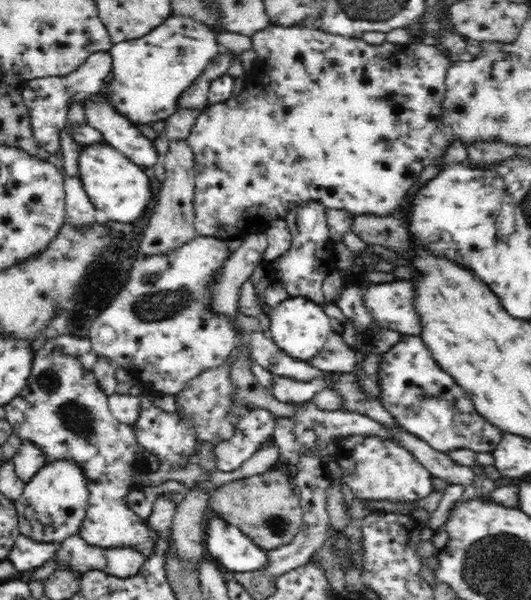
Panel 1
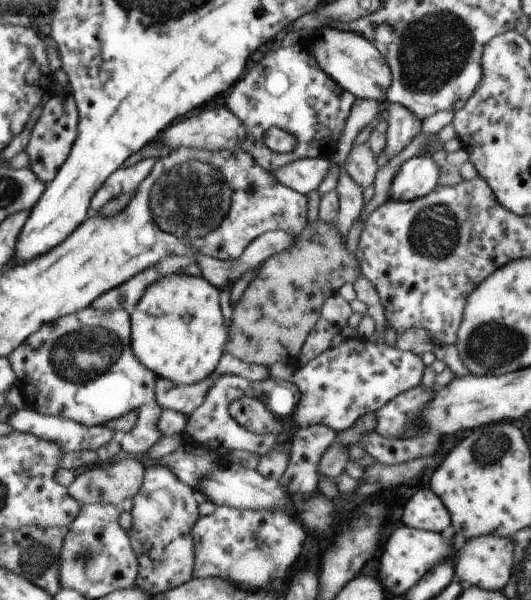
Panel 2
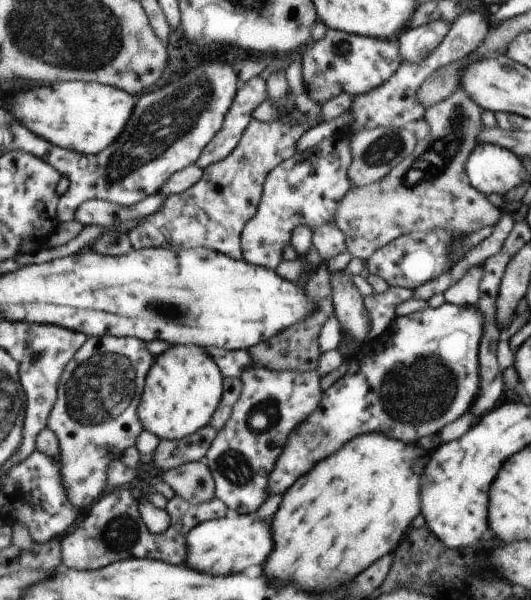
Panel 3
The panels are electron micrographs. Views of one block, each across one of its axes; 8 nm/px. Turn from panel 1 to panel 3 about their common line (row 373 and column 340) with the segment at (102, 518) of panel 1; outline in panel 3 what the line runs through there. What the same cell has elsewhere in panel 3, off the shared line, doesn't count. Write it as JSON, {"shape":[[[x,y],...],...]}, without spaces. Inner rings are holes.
{"shape":[[[327,29],[325,37],[317,42],[311,42],[301,50],[301,75],[309,98],[316,104],[329,101],[339,94],[349,96],[368,93],[376,89],[379,84],[384,85],[396,73],[399,65],[399,44],[395,38],[390,40],[375,39],[355,34],[348,34],[342,31]]]}

